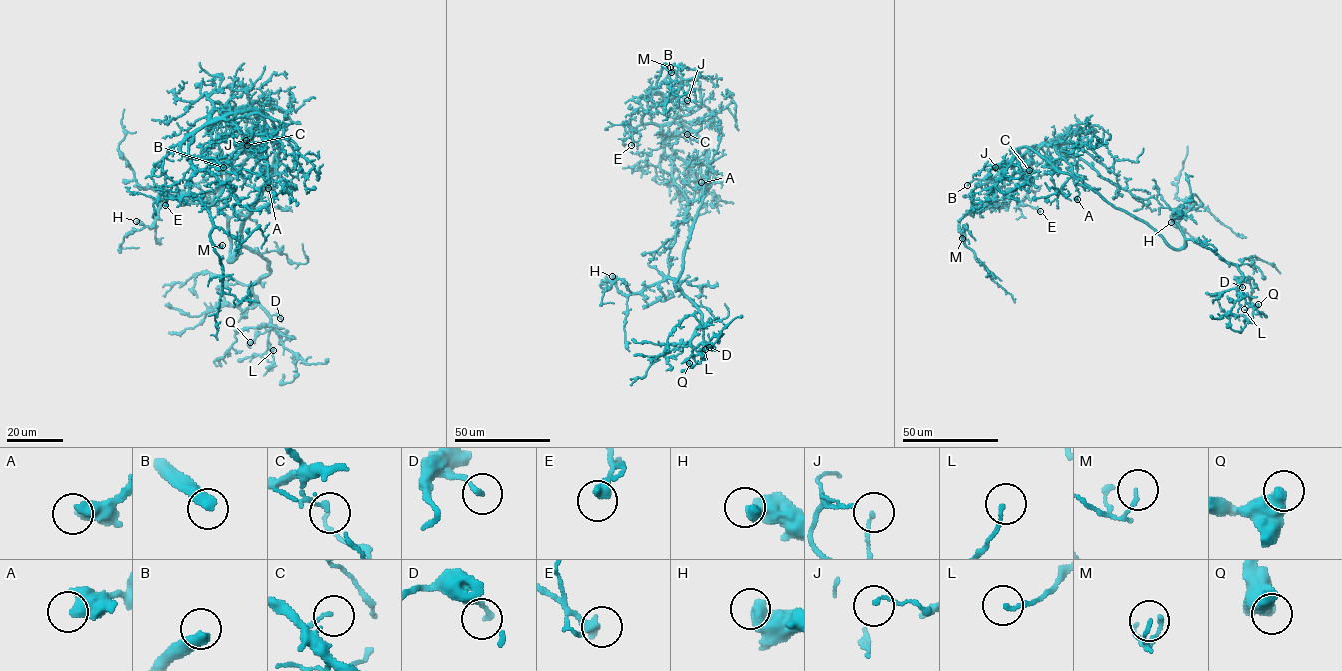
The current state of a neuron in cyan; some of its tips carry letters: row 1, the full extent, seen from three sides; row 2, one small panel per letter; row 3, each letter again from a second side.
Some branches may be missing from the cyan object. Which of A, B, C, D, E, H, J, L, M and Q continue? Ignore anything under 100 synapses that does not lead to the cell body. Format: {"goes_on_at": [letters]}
{"goes_on_at": ["B"]}

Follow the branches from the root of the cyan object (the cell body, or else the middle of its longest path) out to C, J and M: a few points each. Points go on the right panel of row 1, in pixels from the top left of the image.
C: (1105, 180), (1078, 155), (1051, 142), (1034, 146), (1025, 155), (1030, 161), (1029, 170)
J: (1105, 180), (1078, 155), (1051, 142), (1034, 146), (1022, 155), (1015, 153), (1010, 162), (1004, 167), (995, 167)
M: (1105, 180), (1052, 142), (1034, 146), (990, 201), (961, 219), (962, 238)

